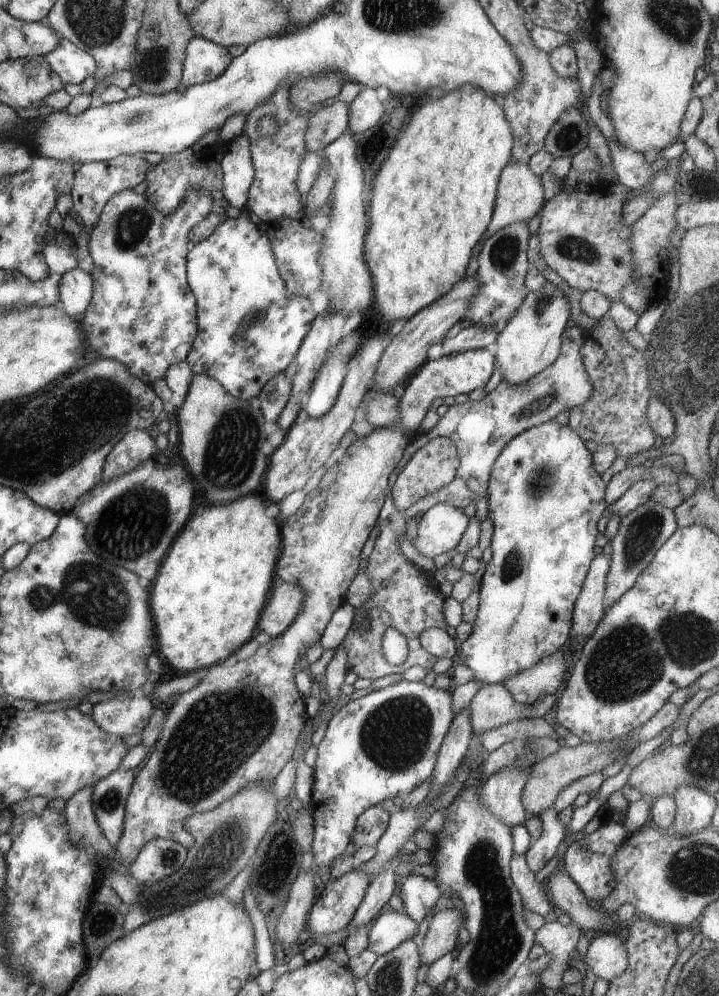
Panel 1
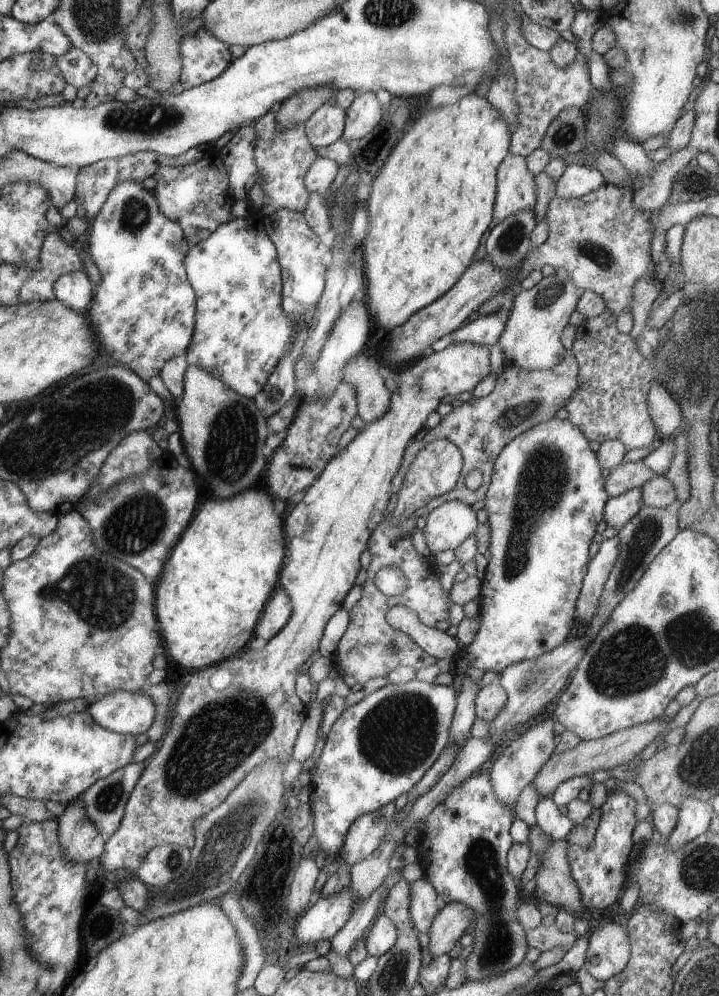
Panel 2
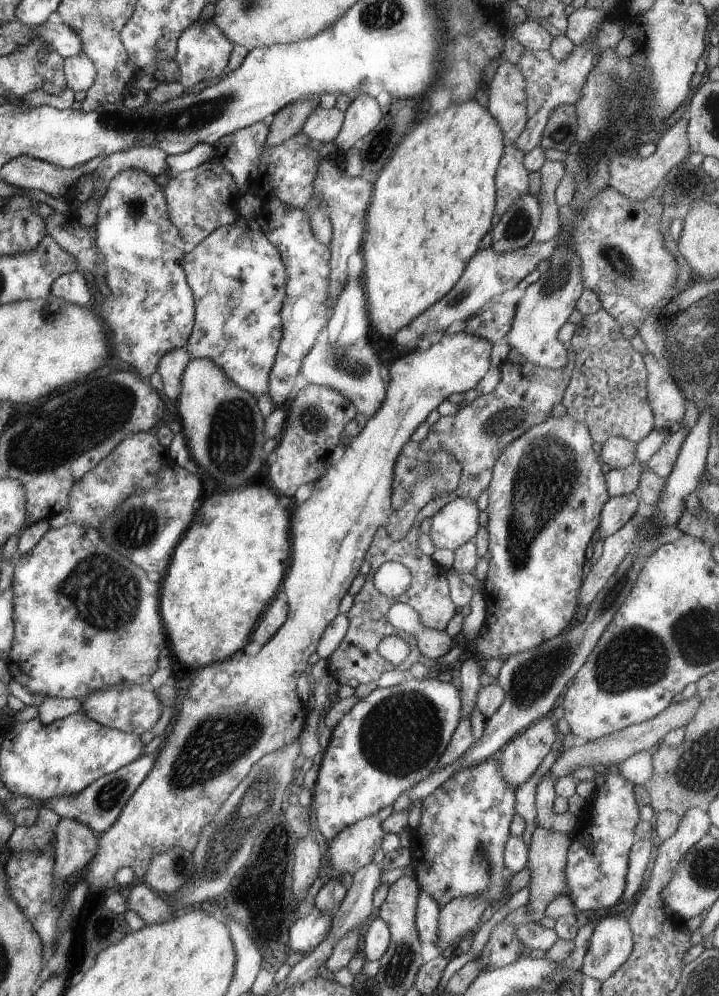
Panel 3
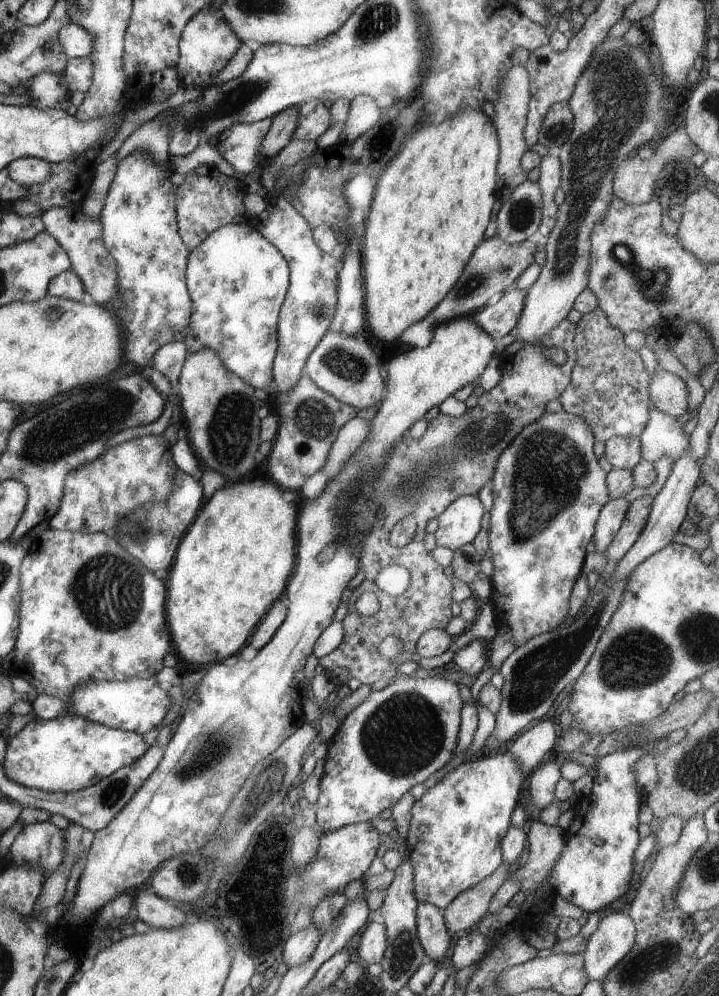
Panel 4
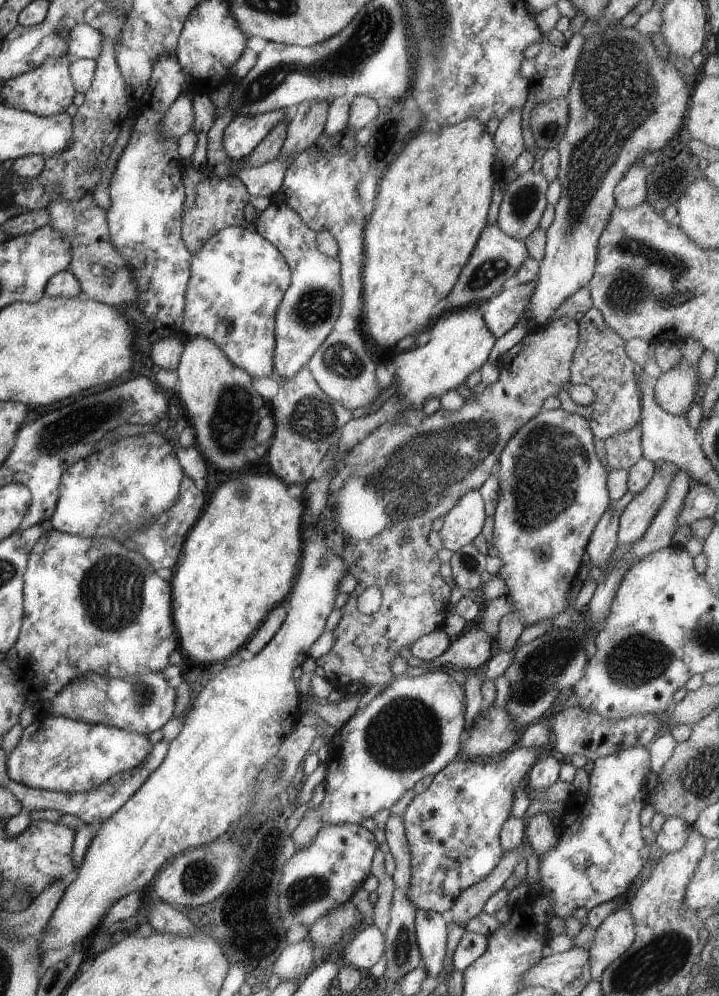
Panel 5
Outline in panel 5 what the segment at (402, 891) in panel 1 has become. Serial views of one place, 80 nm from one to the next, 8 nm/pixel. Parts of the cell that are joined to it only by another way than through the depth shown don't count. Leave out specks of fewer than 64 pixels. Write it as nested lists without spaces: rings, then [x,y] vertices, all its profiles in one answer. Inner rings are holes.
[[[418,909],[415,914],[415,933],[422,962],[430,978],[441,976],[448,948],[448,915]]]

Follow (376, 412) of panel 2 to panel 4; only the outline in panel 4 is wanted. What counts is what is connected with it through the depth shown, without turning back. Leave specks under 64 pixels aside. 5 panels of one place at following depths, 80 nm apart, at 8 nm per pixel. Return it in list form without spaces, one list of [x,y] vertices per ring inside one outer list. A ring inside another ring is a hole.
[[[328,331],[308,356],[303,372],[324,392],[360,411],[362,408],[378,406],[384,398],[386,384],[380,376],[380,364],[362,332],[349,335],[342,331]]]

